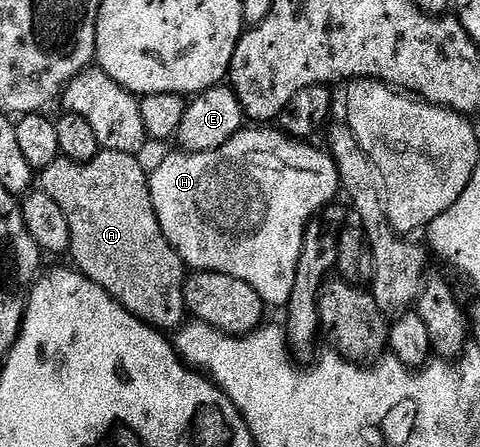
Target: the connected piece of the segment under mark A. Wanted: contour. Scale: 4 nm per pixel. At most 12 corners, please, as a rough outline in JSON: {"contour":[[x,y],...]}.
{"contour":[[135,156],[58,158],[74,267],[156,330],[187,312],[185,265]]}

